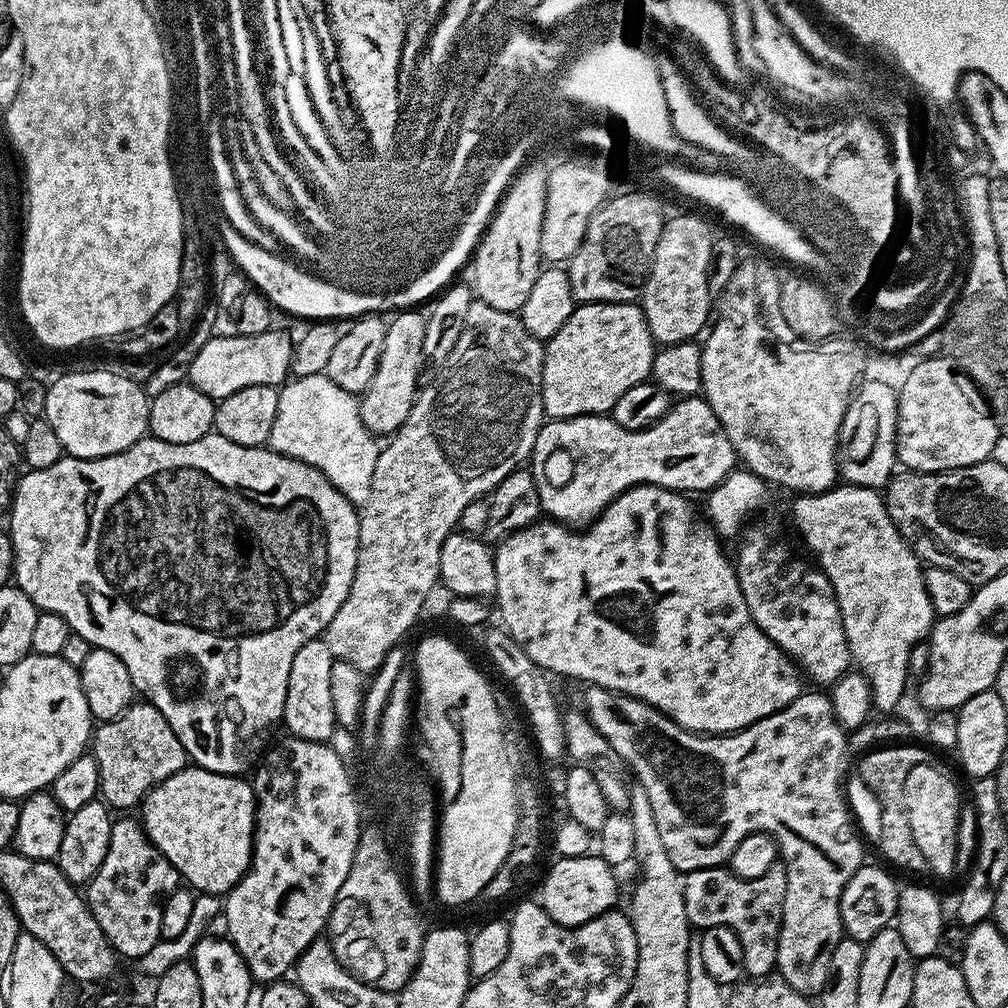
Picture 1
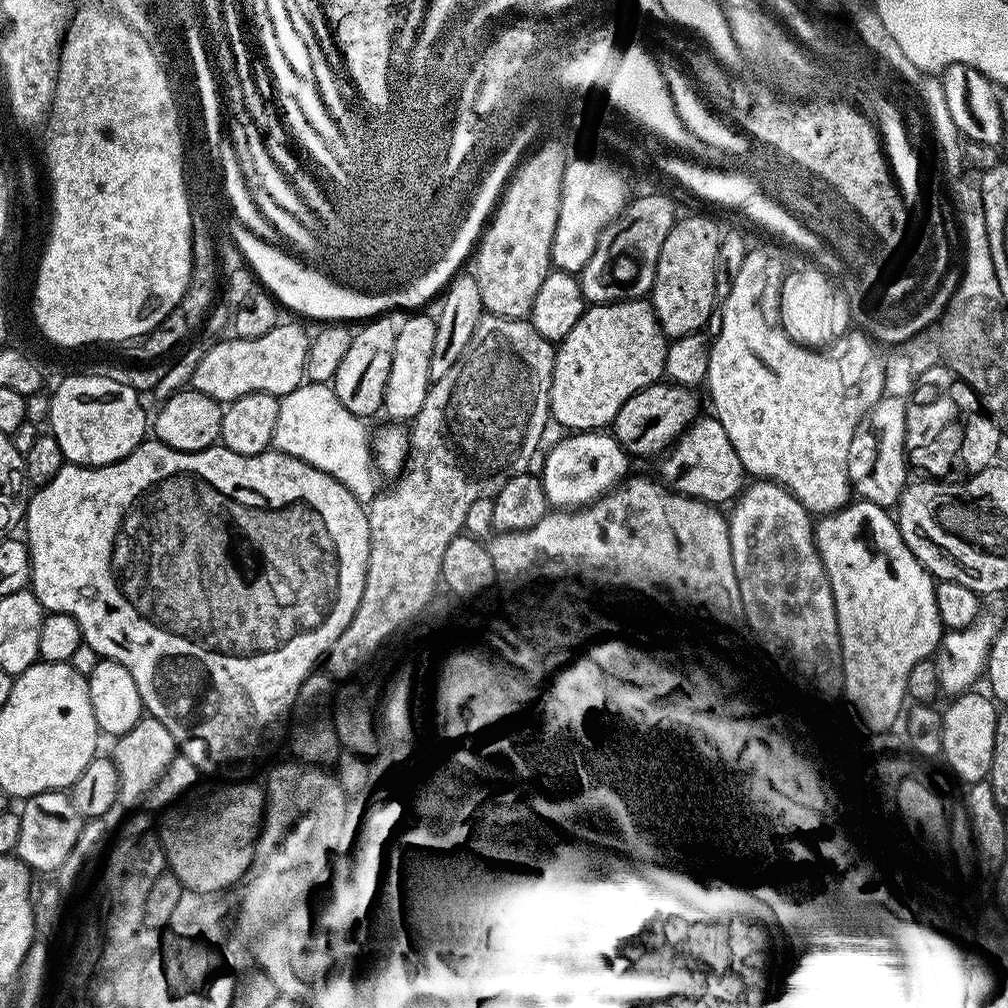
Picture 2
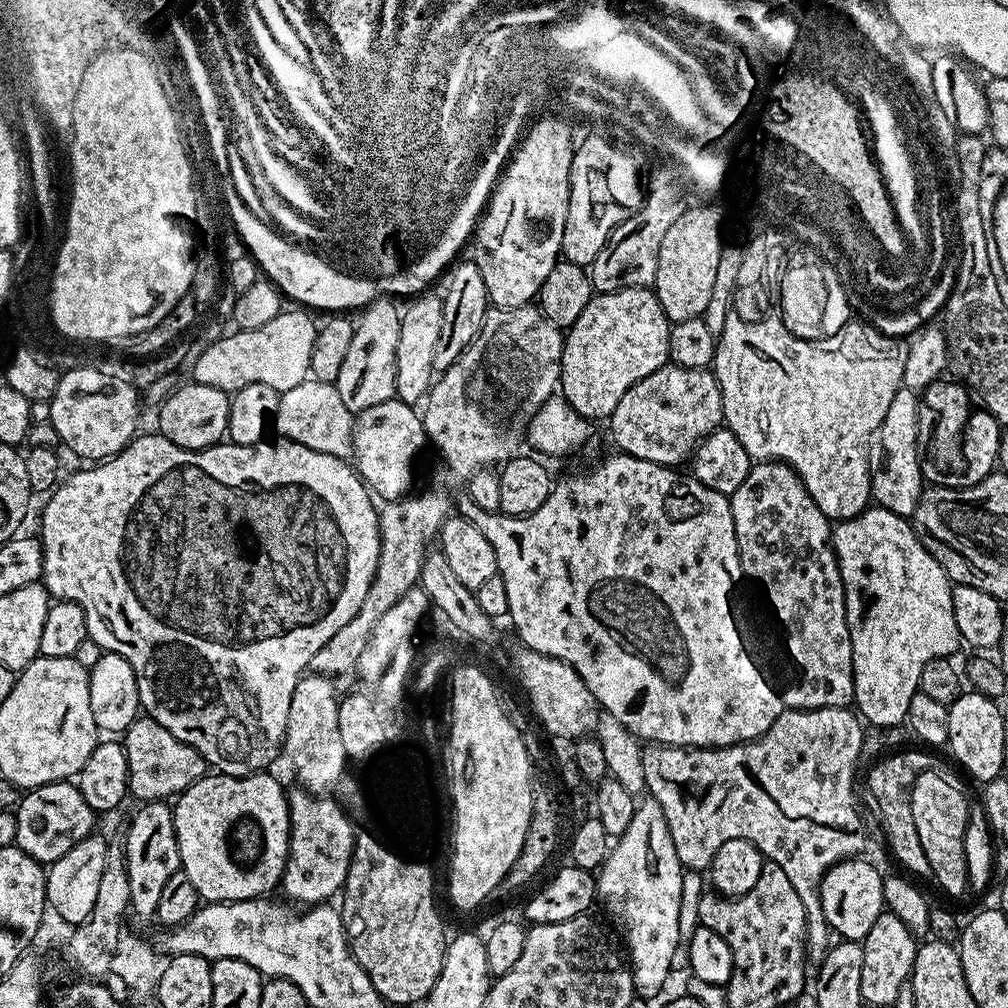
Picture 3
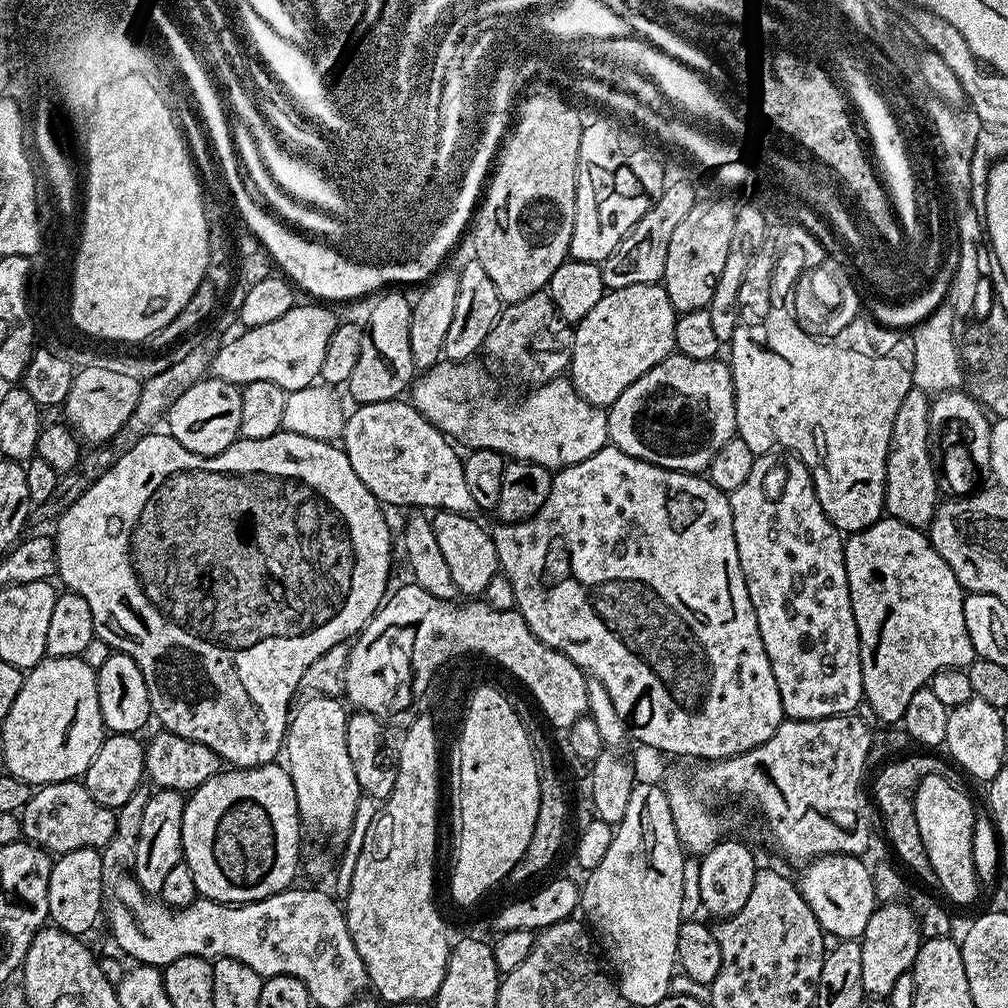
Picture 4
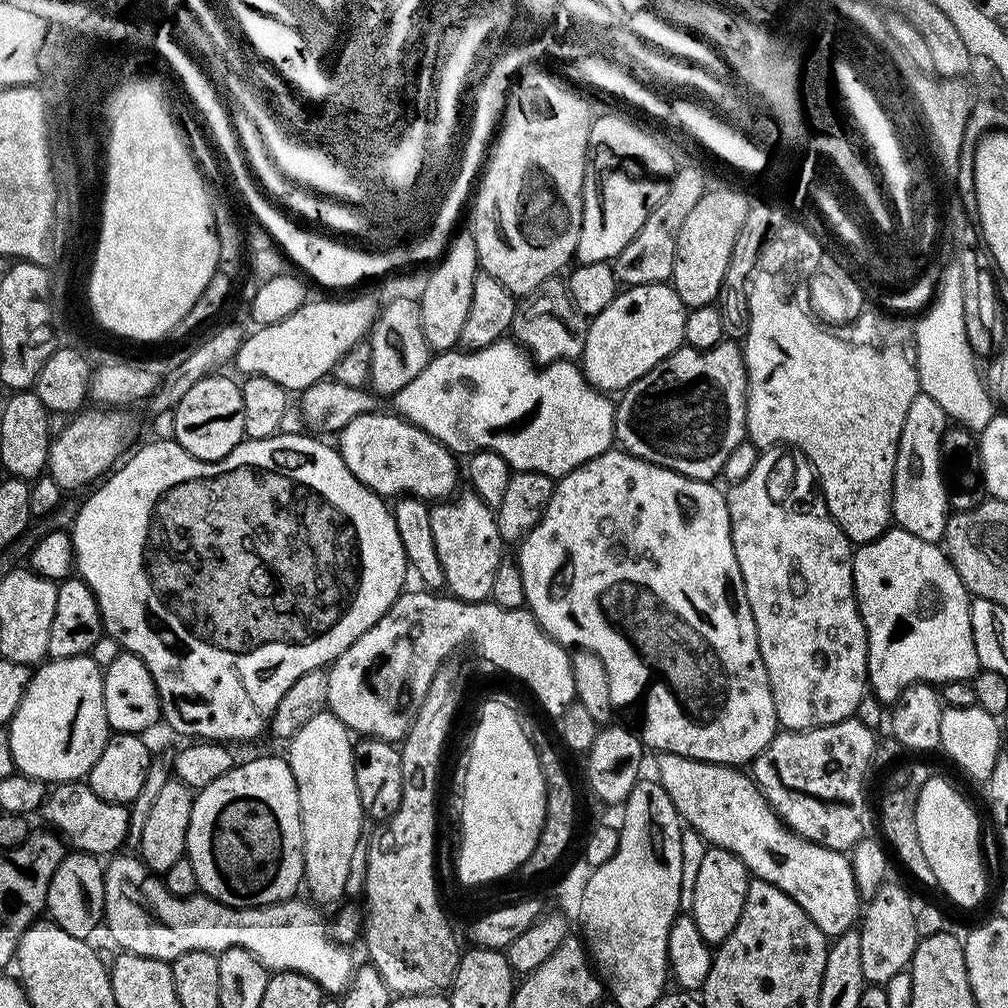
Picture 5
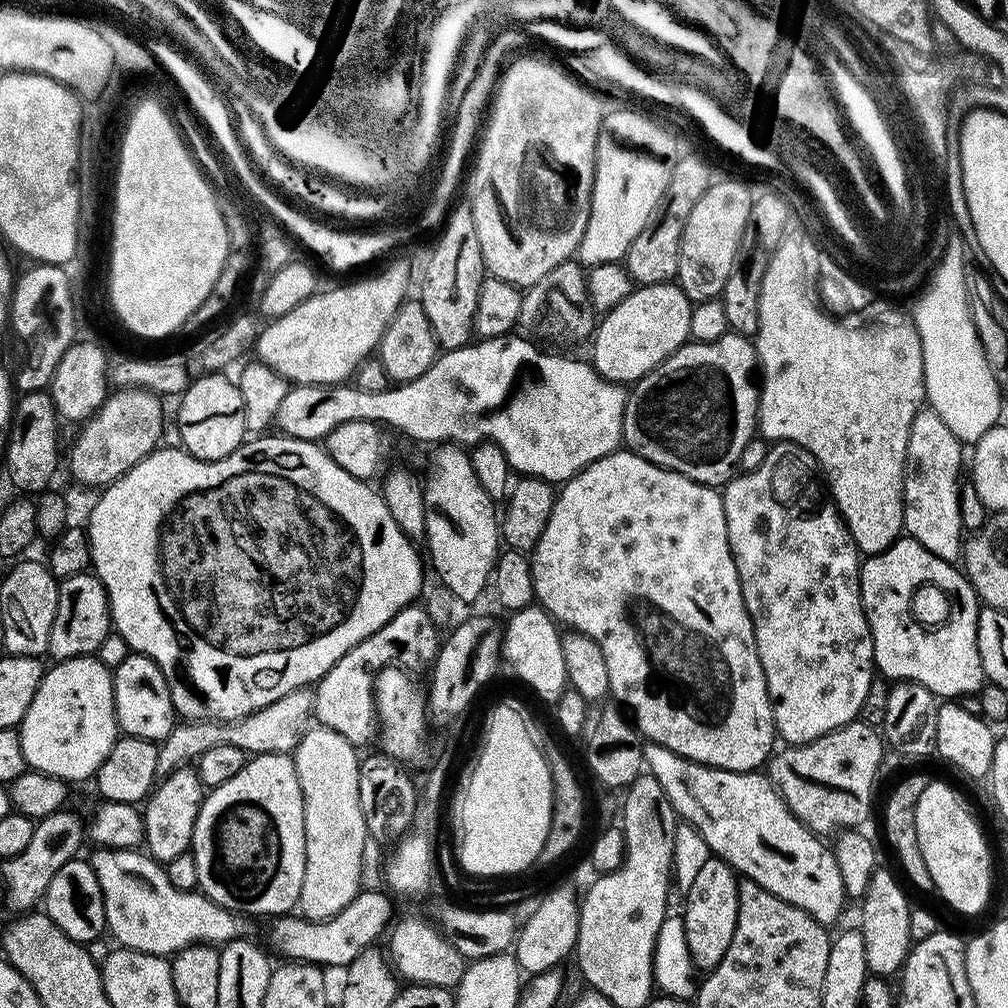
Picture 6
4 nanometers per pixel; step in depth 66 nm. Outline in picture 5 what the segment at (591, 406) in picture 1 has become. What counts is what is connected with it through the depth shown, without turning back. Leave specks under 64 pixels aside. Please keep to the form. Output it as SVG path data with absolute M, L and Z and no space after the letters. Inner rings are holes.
M671 283L634 284L617 291L616 296L596 316L588 320L582 371L584 377L605 394L623 393L658 362L674 354L684 344L688 312Z

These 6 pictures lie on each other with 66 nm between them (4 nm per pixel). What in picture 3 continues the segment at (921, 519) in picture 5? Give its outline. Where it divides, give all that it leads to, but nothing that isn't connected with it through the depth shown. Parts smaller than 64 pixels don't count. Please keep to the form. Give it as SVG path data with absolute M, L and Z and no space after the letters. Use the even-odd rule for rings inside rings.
M901 386L898 394L894 394L894 402L890 402L890 410L886 410L886 418L880 424L880 431L875 433L874 444L880 447L880 457L874 460L872 473L872 500L877 505L894 514L905 518L911 517L915 512L921 494L924 493L926 481L920 472L920 454L916 443L918 442L918 410L920 402L917 393L913 389Z

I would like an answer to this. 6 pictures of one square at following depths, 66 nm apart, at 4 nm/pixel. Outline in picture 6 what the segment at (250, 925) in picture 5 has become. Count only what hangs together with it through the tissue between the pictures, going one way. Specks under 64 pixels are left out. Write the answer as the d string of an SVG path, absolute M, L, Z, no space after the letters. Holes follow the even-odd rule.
M104 850L99 853L100 864L96 868L97 878L101 884L101 894L104 899L105 914L108 918L120 916L110 924L110 932L116 935L117 945L133 948L146 954L154 954L165 958L181 952L194 943L223 946L229 940L235 940L244 928L243 919L228 908L215 904L211 898L197 890L183 892L170 886L170 878L165 865L149 858L140 850Z

